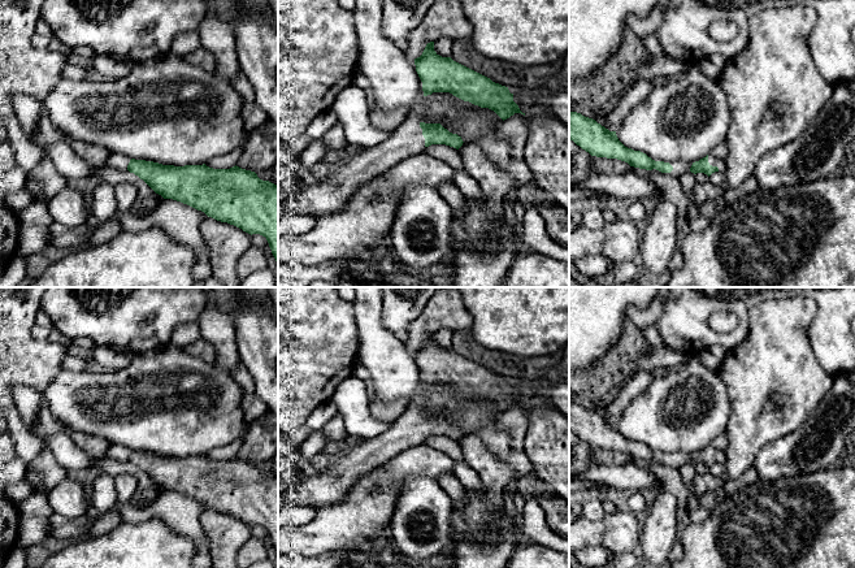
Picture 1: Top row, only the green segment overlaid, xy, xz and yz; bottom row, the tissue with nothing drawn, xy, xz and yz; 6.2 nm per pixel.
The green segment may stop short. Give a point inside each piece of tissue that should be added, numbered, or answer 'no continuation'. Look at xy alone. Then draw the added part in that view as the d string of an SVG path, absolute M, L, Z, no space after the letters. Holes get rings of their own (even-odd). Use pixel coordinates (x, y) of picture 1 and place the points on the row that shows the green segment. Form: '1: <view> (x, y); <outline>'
1: xy (117, 161); M109 153L108 160L104 164L104 166L127 170L129 162L130 162L130 159L125 156Z

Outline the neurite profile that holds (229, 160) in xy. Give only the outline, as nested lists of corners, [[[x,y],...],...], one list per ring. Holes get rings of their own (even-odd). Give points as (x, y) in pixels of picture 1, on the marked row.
[[[242,147],[222,155],[222,156],[217,156],[214,159],[212,159],[211,161],[208,161],[205,165],[213,169],[230,169],[233,166],[236,165],[239,157],[242,153]]]

